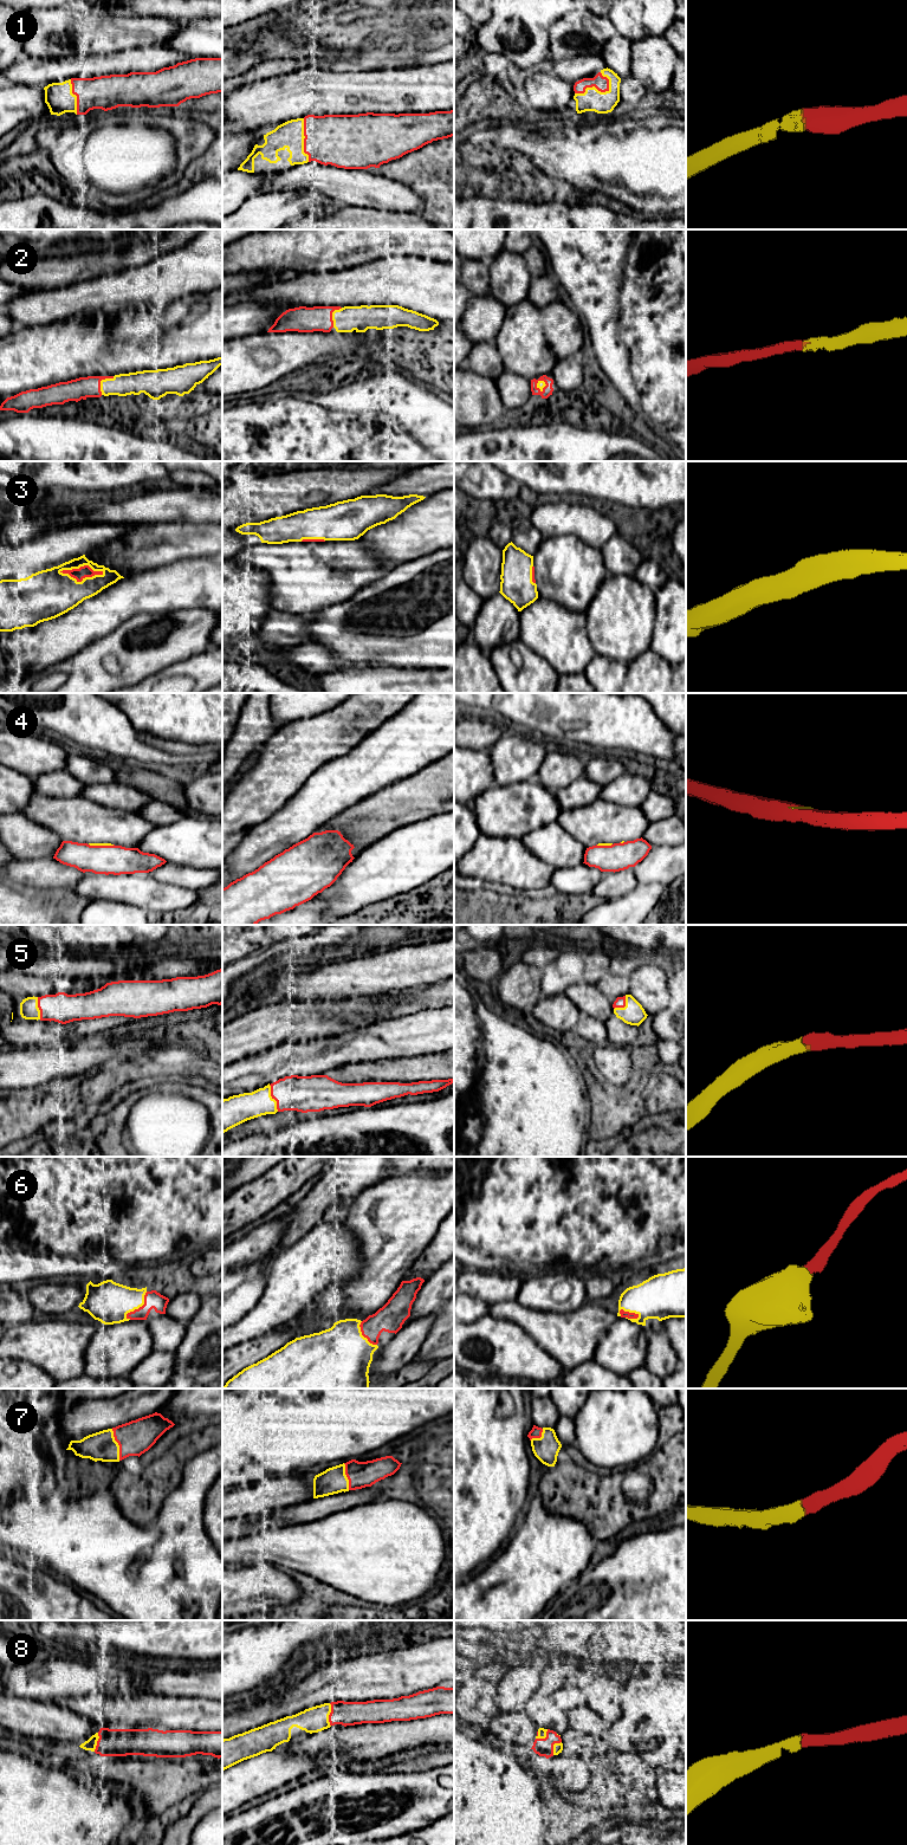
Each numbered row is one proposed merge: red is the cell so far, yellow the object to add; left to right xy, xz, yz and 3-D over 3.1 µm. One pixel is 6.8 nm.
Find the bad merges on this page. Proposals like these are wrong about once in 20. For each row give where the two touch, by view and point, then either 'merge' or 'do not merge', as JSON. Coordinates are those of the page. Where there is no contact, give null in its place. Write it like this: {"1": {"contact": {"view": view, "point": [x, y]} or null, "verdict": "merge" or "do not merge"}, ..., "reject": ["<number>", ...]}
{"1": {"contact": {"view": "yz", "point": [595, 86]}, "verdict": "merge"}, "2": {"contact": {"view": "xy", "point": [101, 380]}, "verdict": "merge"}, "3": {"contact": {"view": "xy", "point": [82, 567]}, "verdict": "merge"}, "4": {"contact": {"view": "xy", "point": [102, 846]}, "verdict": "merge"}, "5": {"contact": {"view": "xz", "point": [272, 1098]}, "verdict": "merge"}, "6": {"contact": {"view": "yz", "point": [628, 1312]}, "verdict": "merge"}, "7": {"contact": {"view": "xy", "point": [118, 1444]}, "verdict": "merge"}, "8": {"contact": {"view": "yz", "point": [545, 1737]}, "verdict": "merge"}, "reject": []}

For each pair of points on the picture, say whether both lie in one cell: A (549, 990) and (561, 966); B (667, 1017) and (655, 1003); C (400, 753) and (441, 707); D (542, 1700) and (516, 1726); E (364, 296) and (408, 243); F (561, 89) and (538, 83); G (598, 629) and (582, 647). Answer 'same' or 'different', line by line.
A: same
B: different
C: same
D: different
E: different
F: same
G: different

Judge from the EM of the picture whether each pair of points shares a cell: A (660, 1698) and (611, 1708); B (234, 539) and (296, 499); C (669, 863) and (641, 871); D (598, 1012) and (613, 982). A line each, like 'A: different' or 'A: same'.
A: different
B: different
C: same
D: different

